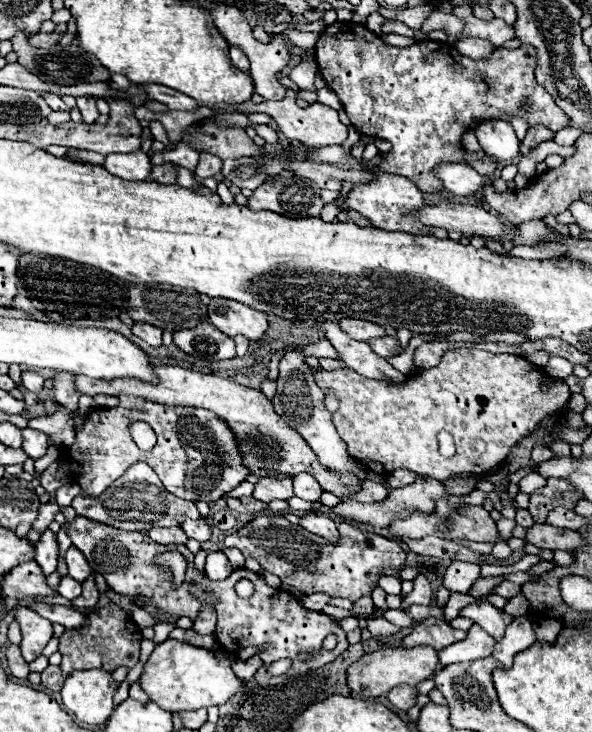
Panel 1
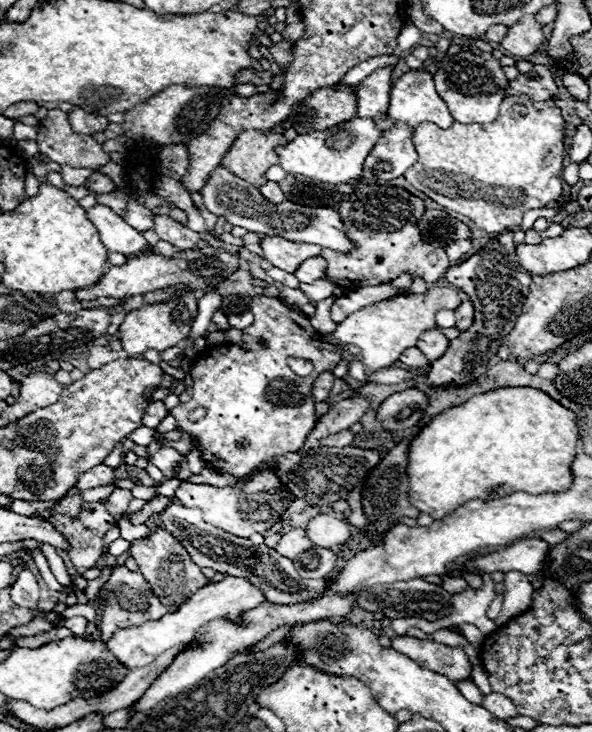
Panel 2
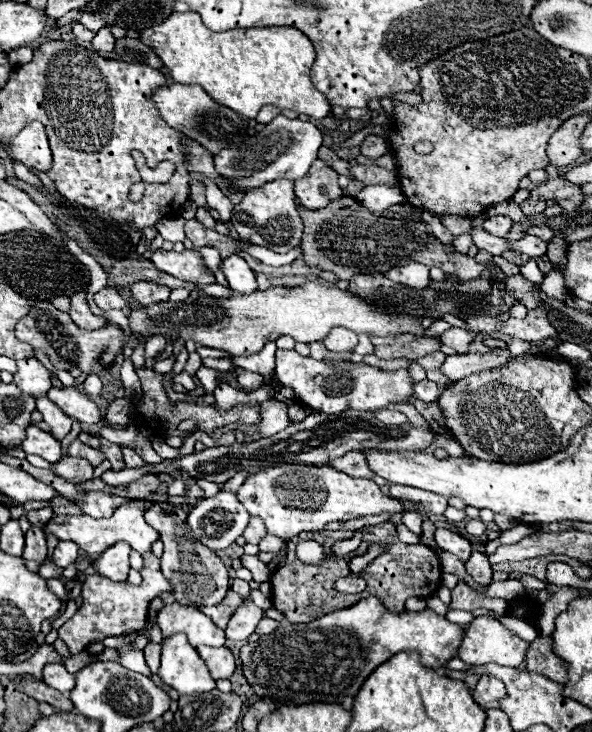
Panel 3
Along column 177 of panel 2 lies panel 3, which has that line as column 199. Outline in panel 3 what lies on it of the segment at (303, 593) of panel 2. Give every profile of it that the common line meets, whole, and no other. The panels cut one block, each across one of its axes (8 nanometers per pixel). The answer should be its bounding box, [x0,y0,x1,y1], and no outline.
[188,492,250,552]

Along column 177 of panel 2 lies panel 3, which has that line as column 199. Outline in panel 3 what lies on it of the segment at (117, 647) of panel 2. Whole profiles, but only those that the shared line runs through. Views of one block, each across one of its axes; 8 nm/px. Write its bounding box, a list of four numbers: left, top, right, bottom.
[156,602,226,648]

